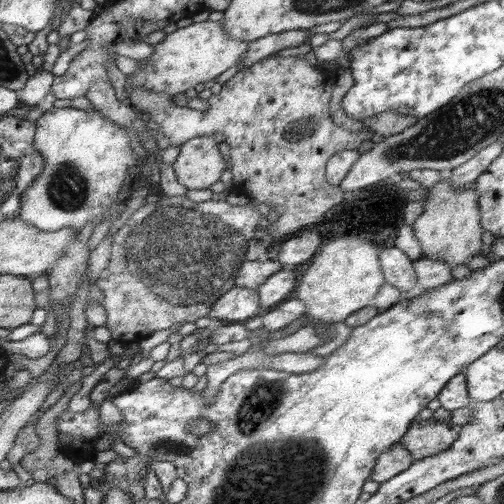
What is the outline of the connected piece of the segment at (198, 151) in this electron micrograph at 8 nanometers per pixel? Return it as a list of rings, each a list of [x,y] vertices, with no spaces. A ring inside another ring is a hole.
[[[198,136],[180,146],[180,154],[172,165],[179,184],[187,190],[206,190],[220,180],[224,158],[210,136]]]

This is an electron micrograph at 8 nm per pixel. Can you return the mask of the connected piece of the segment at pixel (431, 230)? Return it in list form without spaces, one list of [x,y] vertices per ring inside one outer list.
[[[450,179],[440,181],[428,189],[428,198],[422,214],[414,220],[412,228],[422,245],[422,258],[440,259],[453,269],[456,265],[466,264],[472,254],[478,254],[482,248],[482,227],[480,224],[479,192],[472,188],[455,190]]]

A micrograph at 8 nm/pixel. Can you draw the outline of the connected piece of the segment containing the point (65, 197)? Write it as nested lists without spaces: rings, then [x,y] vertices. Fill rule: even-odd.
[[[52,107],[36,122],[35,148],[45,158],[44,170],[39,178],[21,196],[18,217],[44,232],[72,228],[82,230],[87,222],[101,222],[118,209],[118,195],[124,185],[127,170],[137,158],[130,148],[130,140],[119,126],[109,124],[106,117],[92,111],[72,107]]]

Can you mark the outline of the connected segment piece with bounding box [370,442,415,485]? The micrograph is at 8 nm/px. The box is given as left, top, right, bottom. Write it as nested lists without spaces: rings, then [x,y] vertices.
[[[395,442],[392,448],[382,452],[376,459],[376,466],[372,470],[372,480],[380,485],[388,482],[394,476],[398,476],[400,472],[404,472],[414,462],[414,457],[410,451],[400,442]]]

